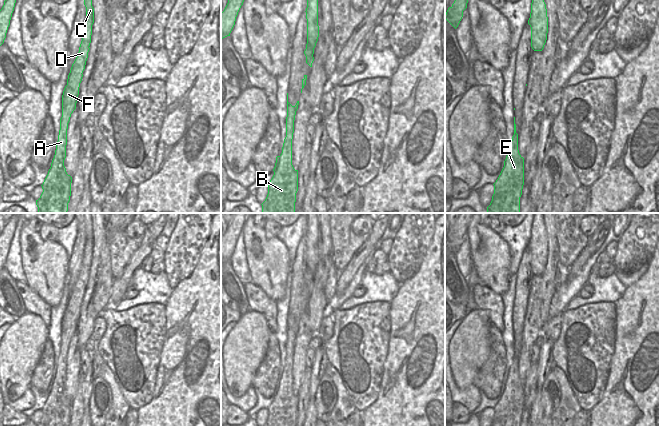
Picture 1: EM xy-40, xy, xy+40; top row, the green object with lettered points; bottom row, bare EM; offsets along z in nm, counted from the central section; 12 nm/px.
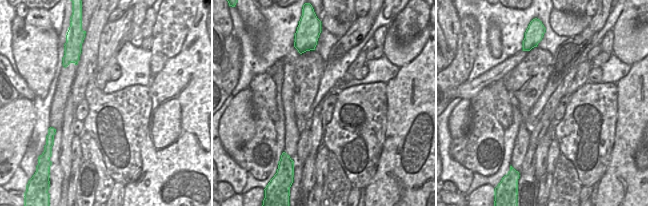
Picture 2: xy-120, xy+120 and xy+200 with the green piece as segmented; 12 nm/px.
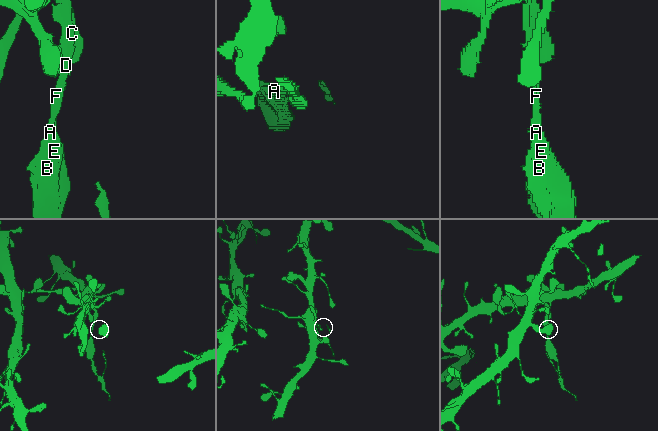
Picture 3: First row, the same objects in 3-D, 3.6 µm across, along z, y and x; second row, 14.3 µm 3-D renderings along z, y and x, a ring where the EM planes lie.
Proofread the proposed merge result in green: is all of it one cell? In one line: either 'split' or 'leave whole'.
split

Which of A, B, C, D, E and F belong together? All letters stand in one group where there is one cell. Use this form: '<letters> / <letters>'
A B D E F / C

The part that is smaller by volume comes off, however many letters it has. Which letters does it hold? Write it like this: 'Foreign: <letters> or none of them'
Foreign: A, B, D, E, F

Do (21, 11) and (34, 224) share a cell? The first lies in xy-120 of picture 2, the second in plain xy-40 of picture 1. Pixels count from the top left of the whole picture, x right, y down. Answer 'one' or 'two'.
one

